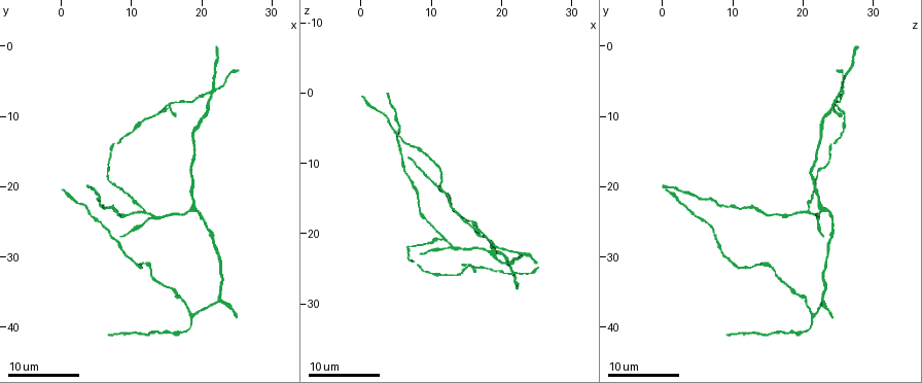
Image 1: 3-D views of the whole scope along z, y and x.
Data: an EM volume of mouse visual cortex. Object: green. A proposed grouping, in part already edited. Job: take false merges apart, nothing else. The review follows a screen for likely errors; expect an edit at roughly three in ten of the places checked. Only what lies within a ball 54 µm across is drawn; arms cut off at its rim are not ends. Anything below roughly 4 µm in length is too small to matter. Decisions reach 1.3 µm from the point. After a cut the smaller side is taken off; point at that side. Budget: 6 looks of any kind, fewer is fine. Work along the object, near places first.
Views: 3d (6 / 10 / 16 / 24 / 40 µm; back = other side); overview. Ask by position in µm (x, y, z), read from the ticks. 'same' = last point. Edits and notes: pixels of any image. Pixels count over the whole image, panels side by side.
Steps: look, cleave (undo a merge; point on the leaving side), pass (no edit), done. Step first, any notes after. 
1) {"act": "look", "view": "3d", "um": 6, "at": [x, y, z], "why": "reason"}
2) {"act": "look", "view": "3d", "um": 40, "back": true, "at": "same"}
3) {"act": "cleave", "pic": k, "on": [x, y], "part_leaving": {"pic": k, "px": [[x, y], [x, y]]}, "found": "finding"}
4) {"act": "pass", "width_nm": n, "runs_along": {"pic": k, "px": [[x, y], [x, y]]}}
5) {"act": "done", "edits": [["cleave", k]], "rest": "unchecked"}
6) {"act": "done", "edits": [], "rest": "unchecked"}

{"act": "look", "view": "3d", "um": 10, "at": [21.5, 6.5, 26.0], "why": "four-way junction"}

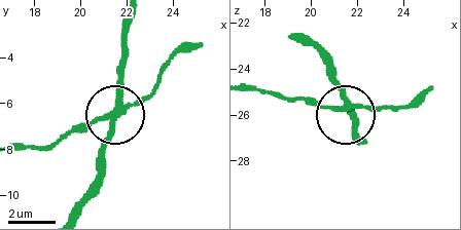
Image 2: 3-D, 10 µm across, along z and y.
{"act": "look", "view": "3d", "um": 10, "back": true, "at": [21.4, 6.4, 25.7]}

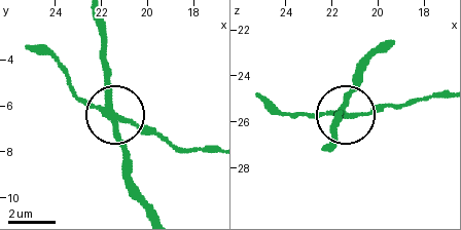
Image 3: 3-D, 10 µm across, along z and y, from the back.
{"act": "pass", "side_arm_um": 7, "runs_along": {"pic": 3, "px": [[153, 208], [132, 180], [103, 58]]}, "found": "continuous, no second neuron"}

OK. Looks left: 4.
{"act": "look", "view": "3d", "um": 6, "at": [18.5, 23.5, 22.5], "why": "three-way junction"}

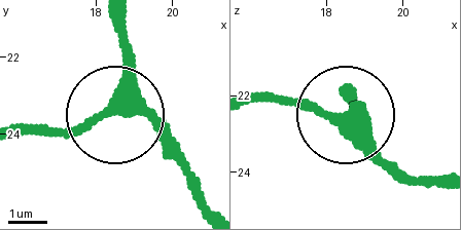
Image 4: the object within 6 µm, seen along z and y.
{"act": "pass", "arms": 3, "found": "continuous, no second neuron"}

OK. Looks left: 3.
{"act": "look", "view": "3d", "um": 10, "at": [11.5, 23.5, 21.0], "why": "three arms meet"}

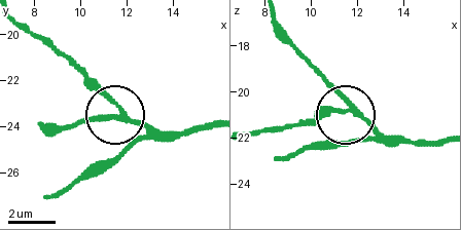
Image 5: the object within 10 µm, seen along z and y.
{"act": "look", "view": "3d", "um": 10, "back": true, "at": [11.8, 23.4, 20.6], "why": "other side"}

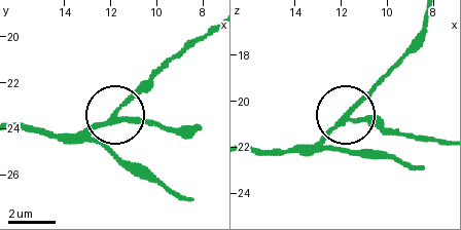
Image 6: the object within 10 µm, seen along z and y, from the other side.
{"act": "pass", "side_arm_um": 14, "runs_along": {"pic": 6, "px": [[21, 129], [62, 136], [92, 131], [154, 73]]}, "found": "one neuron here"}

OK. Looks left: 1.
{"act": "done", "edits": [], "rest": "unchecked"}

